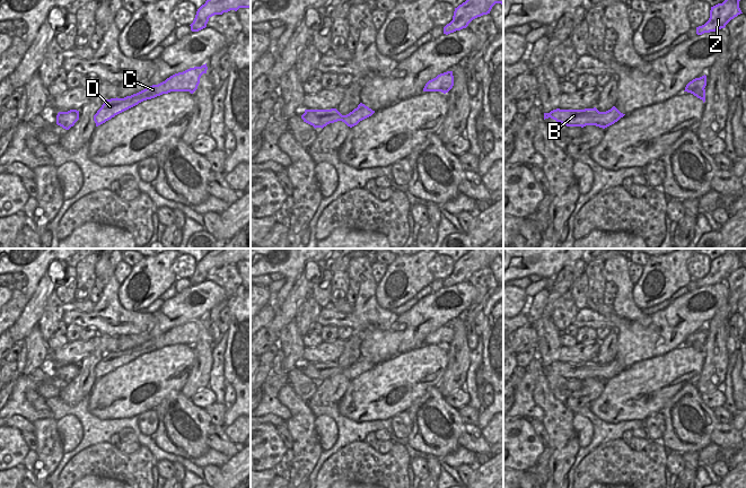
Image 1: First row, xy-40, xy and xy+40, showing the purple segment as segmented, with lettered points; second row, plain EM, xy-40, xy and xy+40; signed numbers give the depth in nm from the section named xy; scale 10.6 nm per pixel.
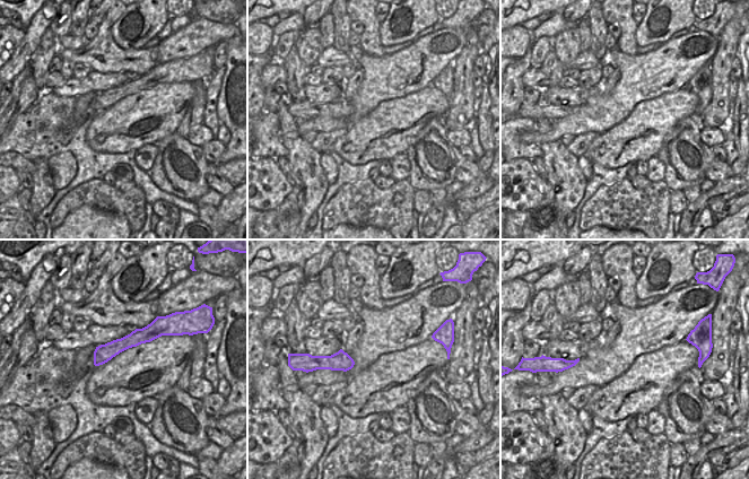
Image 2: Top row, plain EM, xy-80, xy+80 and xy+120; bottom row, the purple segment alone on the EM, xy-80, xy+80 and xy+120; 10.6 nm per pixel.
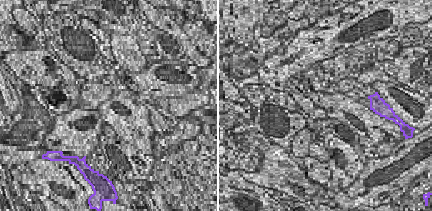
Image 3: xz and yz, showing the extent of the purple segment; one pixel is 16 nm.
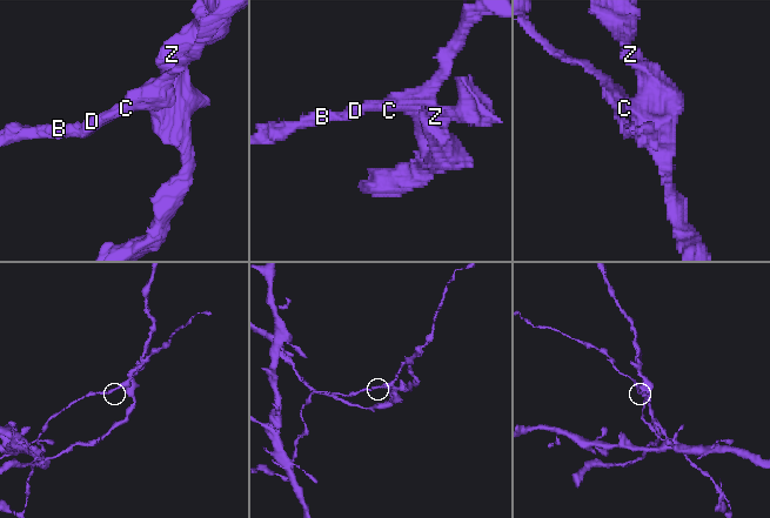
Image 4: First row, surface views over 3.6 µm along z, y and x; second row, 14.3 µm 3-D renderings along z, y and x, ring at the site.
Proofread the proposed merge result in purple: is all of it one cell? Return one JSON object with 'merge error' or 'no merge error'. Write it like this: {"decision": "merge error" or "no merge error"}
{"decision": "merge error"}

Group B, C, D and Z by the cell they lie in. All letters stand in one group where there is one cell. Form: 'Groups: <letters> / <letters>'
Groups: B C D / Z

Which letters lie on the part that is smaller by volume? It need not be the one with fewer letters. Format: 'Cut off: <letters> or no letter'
Cut off: Z

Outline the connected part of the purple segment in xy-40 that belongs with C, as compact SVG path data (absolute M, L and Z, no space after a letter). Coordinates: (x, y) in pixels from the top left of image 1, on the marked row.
M207 63L201 67L190 68L183 72L170 76L158 85L152 85L131 96L106 99L94 115L96 127L143 101L155 98L163 94L168 94L170 92L190 92L193 94L198 89L201 76L207 73L207 70Z

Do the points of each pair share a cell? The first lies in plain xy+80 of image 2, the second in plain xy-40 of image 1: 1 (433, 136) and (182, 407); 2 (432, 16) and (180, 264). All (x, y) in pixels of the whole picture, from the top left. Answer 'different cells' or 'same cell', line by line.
1: same cell
2: different cells

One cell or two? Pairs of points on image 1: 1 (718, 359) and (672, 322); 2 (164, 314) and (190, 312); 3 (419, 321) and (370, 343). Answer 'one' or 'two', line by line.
1: two
2: one
3: one

